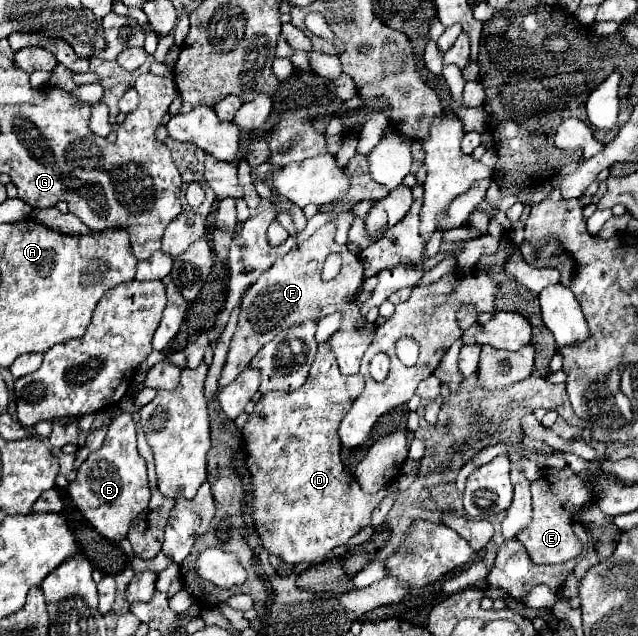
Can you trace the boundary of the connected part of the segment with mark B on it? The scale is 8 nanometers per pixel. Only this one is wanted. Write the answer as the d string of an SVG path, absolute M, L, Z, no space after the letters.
M129 412L113 418L107 428L103 446L91 452L87 460L79 466L77 478L67 486L67 492L75 506L81 510L81 514L103 538L117 542L127 536L131 522L147 508L151 496L147 486L145 460L137 452L135 420Z

